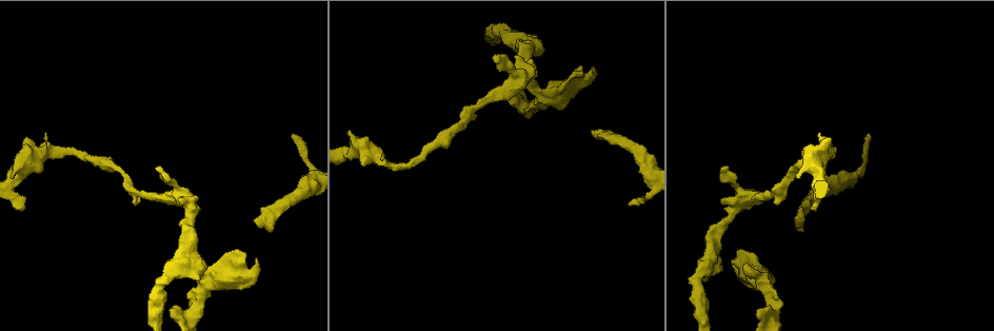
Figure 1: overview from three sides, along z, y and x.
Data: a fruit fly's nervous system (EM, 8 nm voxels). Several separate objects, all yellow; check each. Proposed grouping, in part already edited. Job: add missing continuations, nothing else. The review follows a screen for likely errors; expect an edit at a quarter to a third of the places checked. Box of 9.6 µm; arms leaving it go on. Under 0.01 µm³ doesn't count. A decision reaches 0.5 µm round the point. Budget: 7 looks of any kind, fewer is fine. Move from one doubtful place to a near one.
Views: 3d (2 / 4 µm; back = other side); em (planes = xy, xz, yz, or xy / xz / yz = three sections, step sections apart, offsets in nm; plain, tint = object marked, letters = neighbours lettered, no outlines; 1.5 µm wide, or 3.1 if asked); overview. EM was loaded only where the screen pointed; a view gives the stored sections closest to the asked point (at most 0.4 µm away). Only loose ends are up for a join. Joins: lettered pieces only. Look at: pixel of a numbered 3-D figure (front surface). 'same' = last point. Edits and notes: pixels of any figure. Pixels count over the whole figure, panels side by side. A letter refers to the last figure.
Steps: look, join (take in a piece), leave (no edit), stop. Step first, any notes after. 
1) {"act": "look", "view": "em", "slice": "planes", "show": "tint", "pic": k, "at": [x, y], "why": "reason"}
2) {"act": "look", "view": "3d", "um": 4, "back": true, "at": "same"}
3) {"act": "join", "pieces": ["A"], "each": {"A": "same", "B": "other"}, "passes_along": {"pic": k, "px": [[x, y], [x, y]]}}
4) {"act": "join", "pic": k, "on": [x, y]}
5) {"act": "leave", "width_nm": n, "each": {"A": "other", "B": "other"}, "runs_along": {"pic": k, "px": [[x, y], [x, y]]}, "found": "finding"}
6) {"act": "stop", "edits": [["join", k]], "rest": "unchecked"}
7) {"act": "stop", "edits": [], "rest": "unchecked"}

{"act": "look", "view": "em", "slice": "planes", "show": "letters", "pic": 1, "at": [594, 69], "why": "branch stops here"}

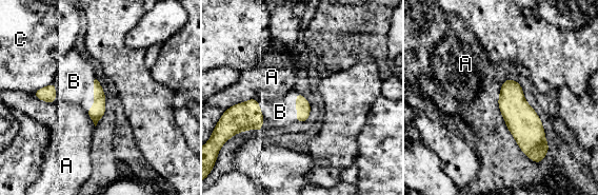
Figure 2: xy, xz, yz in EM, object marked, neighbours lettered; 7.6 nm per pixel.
{"act": "join", "pieces": ["B"], "each": {"A": "other", "B": "same", "C": "other"}, "passes_along": {"pic": 2, "px": [[97, 112], [94, 95], [74, 81]]}, "found": "the neuron continues"}

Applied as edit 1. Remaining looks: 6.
{"act": "look", "view": "overview", "why": "redraw"}

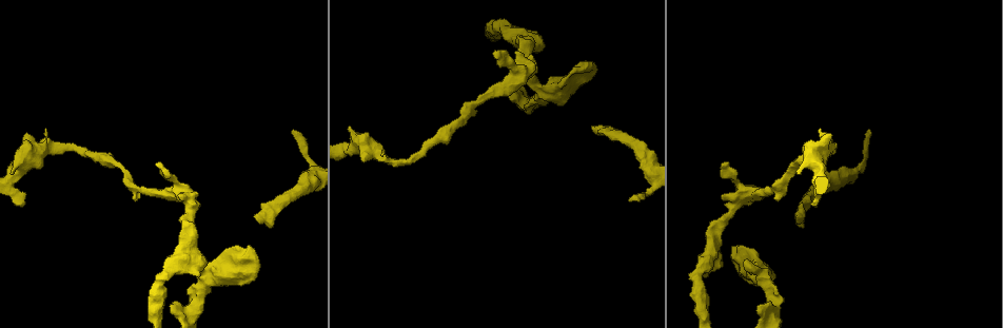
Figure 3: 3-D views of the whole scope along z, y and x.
{"act": "look", "view": "em", "slice": "xy", "step": 4, "show": "letters", "pic": 3, "at": [869, 133], "why": "an open end"}

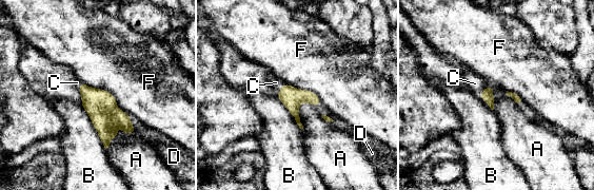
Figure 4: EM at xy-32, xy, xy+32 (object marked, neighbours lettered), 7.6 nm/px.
{"act": "join", "pieces": ["C"], "each": {"A": "other", "B": "other", "C": "same", "D": "other", "F": "other"}, "passes_along": {"pic": 4, "px": [[487, 94], [483, 90], [475, 83]]}, "found": "it goes on there"}

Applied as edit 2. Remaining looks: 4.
{"act": "look", "view": "overview"}

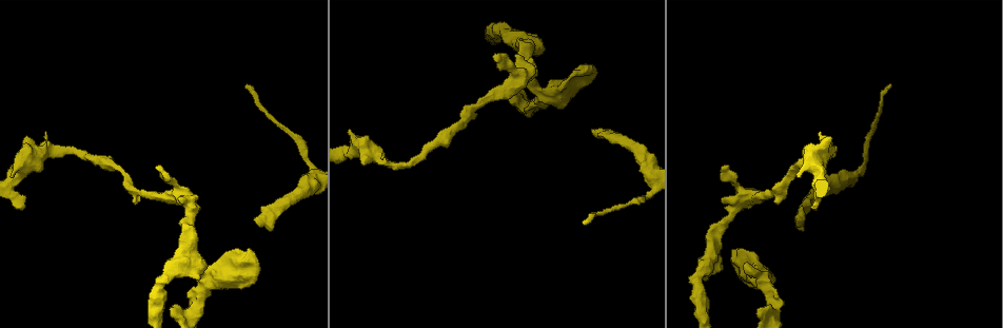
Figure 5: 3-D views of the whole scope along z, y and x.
{"act": "look", "view": "em", "slice": "yz", "step": 8, "show": "letters", "pic": 5, "at": [256, 221]}

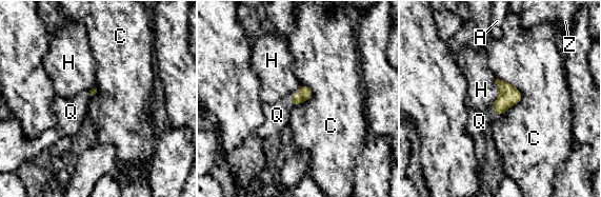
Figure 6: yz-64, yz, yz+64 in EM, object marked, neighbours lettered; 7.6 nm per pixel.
{"act": "look", "view": "em", "slice": "planes", "show": "letters", "at": "same", "why": "cut it another way"}

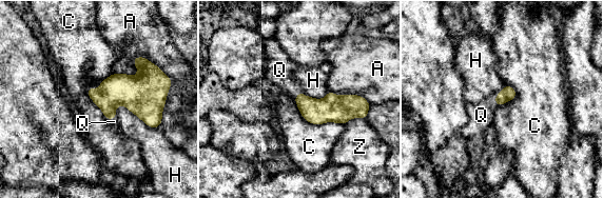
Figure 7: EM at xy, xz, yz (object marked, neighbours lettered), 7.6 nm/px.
{"act": "join", "pieces": ["Q"], "each": {"A": "other", "C": "other", "H": "other", "Q": "same", "Z": "other"}, "passes_along": {"pic": 7, "px": [[508, 93], [494, 100], [481, 115]]}, "found": "it goes on there"}

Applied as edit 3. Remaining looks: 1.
{"act": "stop", "edits": [["join", 2], ["join", 4], ["join", 7]], "rest": "unchecked"}

